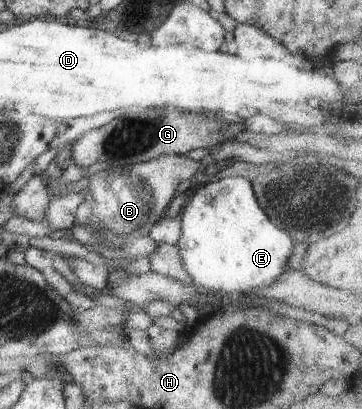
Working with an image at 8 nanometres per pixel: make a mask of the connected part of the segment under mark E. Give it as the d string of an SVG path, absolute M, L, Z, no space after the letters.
M230 176L202 184L194 192L188 192L178 218L181 234L175 244L178 245L182 267L196 286L244 294L250 288L271 284L276 277L289 270L285 264L294 242L286 232L270 224L254 197L250 179Z

